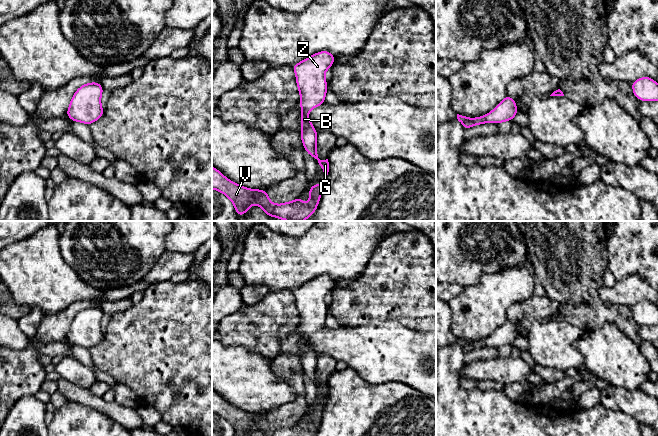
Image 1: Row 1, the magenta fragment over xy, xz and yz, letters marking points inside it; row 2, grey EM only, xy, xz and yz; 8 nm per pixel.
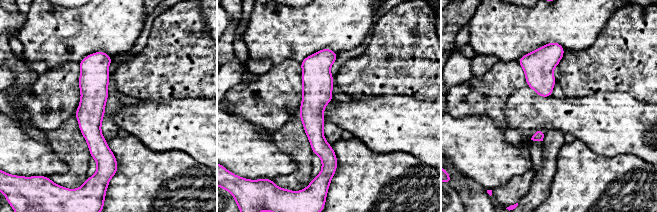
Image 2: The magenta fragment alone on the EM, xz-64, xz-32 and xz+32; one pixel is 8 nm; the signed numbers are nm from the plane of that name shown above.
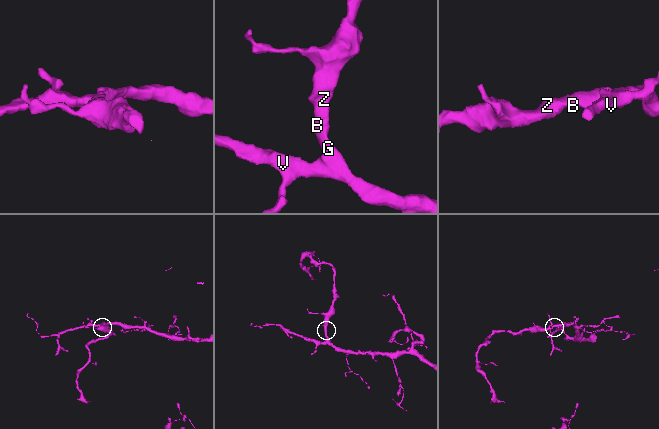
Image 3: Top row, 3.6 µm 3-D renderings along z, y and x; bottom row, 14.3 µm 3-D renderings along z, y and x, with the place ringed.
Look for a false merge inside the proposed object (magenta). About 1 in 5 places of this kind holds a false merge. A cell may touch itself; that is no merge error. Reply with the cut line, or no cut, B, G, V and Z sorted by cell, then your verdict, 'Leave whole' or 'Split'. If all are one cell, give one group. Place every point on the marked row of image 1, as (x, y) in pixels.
No split. Groups: B G V Z. Leave whole

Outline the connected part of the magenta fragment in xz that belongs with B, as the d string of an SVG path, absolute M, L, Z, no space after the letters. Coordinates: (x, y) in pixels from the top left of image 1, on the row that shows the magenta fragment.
M327 50L320 51L292 66L296 75L298 93L301 96L300 124L302 140L305 151L312 156L323 169L324 178L329 172L328 159L321 161L317 154L317 136L315 127L309 120L308 112L325 103L325 95L328 83L325 80L325 72L334 64L335 56Z

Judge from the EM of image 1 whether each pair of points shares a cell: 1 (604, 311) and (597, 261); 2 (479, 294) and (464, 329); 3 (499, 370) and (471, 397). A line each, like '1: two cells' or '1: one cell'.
1: one cell
2: one cell
3: two cells

